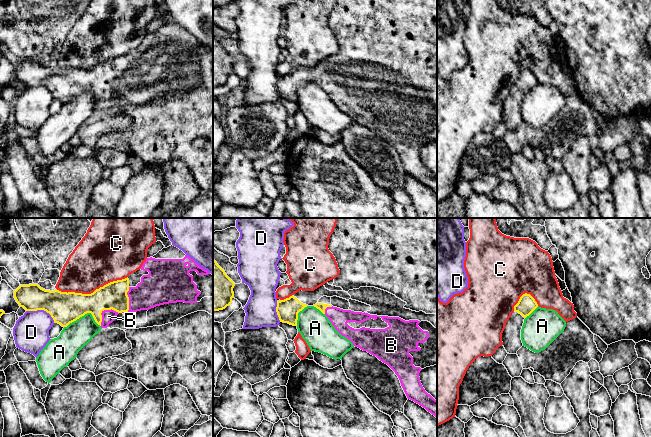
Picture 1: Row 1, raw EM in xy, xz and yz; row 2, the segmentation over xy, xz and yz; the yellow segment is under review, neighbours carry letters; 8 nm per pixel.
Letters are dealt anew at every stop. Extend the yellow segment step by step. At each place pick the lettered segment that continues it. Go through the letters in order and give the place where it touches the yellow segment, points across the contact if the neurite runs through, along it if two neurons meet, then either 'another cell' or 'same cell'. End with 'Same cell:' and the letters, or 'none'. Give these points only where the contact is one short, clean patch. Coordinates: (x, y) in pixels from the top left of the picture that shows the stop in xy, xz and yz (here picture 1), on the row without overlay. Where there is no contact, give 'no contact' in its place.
A: contact xy (83, 91); another cell
B: contact xy (103, 86); same cell
C: contact xy (91, 69); another cell
D: contact xy (41, 85); border xy (26, 86), (45, 86), (54, 97); another cell
Same cell: B

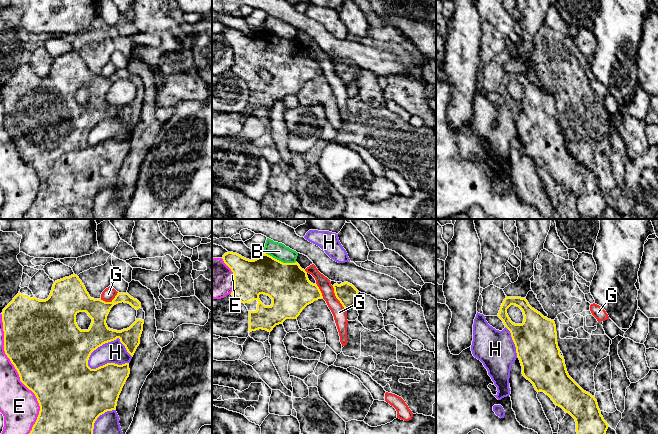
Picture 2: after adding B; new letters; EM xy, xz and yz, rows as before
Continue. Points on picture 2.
B: contact xz (280, 37); border xz (265, 28), (283, 38), (295, 38); another cell
E: contact xy (20, 154); another cell
G: contact xz (336, 73); another cell
H: contact xy (107, 118); another cell
Same cell: none

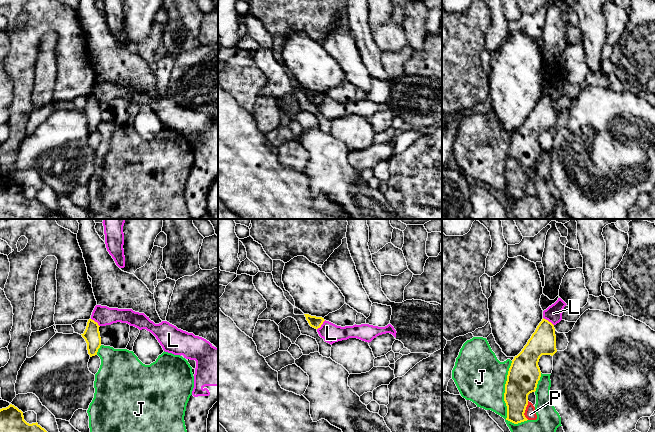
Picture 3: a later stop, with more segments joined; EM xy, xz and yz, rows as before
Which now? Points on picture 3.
J: contact yz (504, 171); another cell
L: contact yz (547, 96); border yz (543, 93), (553, 101); another cell
P: contact yz (525, 185); another cell
Same cell: none

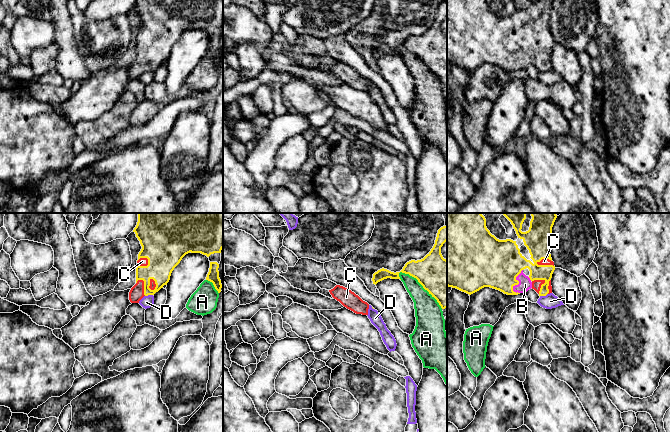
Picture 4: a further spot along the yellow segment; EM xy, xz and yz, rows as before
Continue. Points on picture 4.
A: contact xz (421, 60); another cell
B: contact yz (518, 58); same cell
C: contact yz (545, 41); same cell
D: contact xy (148, 70); border xy (152, 70), (145, 72); another cell
Same cell: B, C

